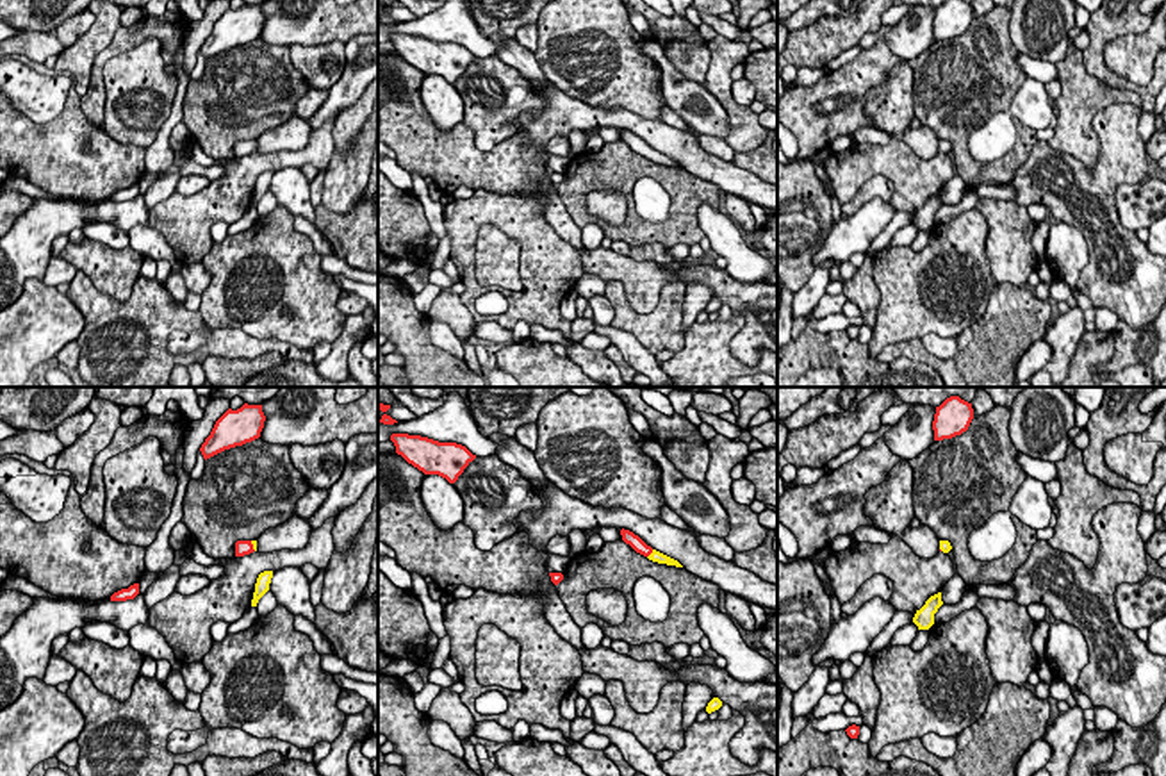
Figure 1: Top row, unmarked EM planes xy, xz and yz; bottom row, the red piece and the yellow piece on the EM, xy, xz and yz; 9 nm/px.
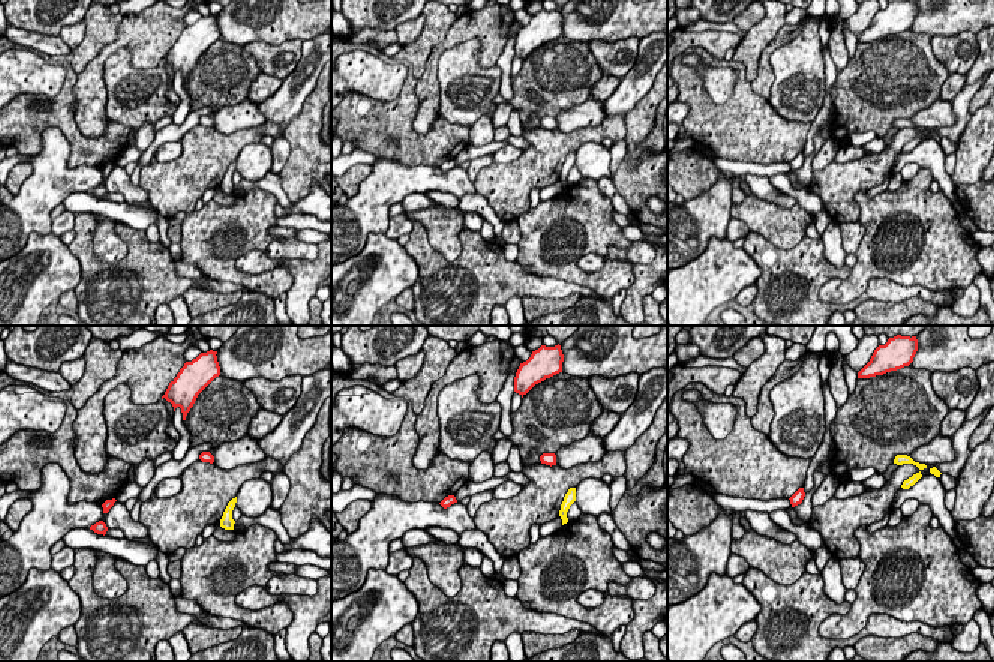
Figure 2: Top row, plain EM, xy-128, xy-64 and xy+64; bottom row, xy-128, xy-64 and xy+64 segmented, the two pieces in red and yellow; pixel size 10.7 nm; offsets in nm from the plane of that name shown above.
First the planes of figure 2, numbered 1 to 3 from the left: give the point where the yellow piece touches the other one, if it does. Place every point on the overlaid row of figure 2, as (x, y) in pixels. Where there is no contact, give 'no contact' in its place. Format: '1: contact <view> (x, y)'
1: no contact
2: no contact
3: no contact

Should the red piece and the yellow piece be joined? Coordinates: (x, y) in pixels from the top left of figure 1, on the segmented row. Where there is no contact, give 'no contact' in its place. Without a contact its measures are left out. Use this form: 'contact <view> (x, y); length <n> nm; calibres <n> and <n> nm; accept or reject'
contact xz (651, 552); length 100 nm; calibres 120 and 100 nm; accept

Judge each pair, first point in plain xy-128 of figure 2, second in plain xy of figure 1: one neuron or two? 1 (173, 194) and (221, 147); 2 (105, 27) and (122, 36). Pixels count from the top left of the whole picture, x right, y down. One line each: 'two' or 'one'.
1: two
2: two

